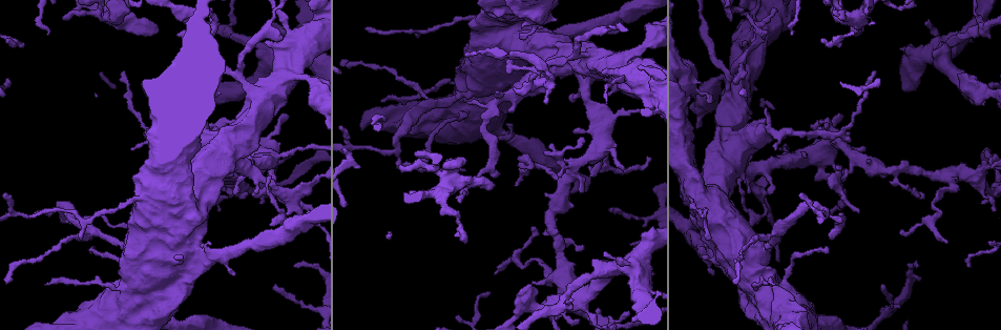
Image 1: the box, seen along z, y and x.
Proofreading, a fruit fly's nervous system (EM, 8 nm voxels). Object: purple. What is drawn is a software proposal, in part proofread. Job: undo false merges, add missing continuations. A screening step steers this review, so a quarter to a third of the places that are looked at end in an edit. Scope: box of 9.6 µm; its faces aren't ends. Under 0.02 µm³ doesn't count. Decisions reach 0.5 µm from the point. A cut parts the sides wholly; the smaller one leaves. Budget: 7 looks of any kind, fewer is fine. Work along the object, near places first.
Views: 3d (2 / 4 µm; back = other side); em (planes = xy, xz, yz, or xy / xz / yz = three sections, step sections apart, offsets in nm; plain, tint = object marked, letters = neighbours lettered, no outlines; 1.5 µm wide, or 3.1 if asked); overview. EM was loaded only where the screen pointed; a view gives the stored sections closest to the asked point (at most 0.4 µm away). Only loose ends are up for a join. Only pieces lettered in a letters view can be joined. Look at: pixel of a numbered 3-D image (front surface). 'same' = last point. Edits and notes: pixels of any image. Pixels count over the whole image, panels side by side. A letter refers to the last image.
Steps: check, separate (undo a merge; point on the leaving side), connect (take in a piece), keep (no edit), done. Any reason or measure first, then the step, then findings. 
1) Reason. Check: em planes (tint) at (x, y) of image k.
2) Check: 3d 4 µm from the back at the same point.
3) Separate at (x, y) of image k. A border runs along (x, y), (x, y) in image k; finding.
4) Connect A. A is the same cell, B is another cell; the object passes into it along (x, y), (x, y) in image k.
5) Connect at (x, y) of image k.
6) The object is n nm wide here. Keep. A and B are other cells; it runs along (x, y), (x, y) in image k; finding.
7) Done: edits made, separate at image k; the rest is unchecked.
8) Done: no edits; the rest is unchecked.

Tapers out. Check: em planes (plain) at (765, 109) of image 1.

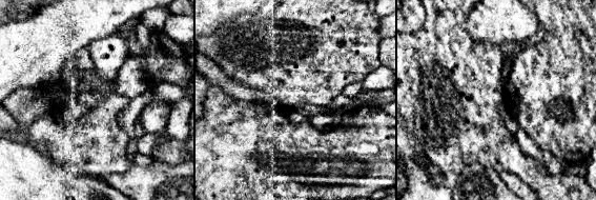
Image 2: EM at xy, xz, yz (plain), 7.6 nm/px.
See the neighbours. Check: em planes (letters) at the same point.

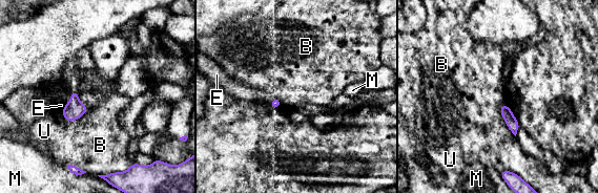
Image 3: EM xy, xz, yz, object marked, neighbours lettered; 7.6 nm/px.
Keep. B, E, M and U are other cells; a border runs along (79, 92), (87, 110), (69, 123) in image 3; no lettered piece goes on from it.

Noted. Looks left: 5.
An open end. Check: 3d 4 µm at (410, 191) of image 1.

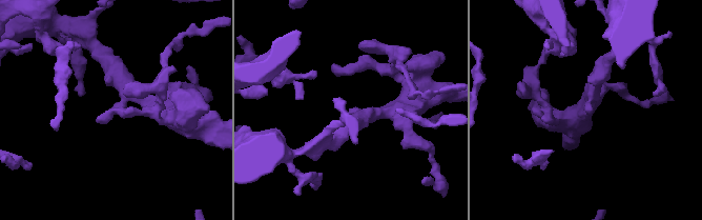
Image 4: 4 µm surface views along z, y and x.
The arms are 220, 300 nm wide; shape alone is not enough. Check: em planes (letters) at (351, 113) of image 4.

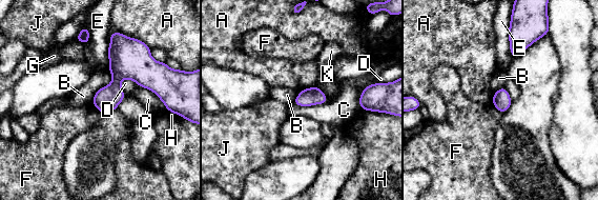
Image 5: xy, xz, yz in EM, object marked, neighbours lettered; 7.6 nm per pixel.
Keep. A, B, C, D, E, F, G, H, J and K are other cells; a border runs along (327, 101), (311, 105), (293, 104) in image 5; none of them fits.

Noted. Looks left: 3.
Calibre changes. Check: 3d 2 µm at (894, 171) of image 1.

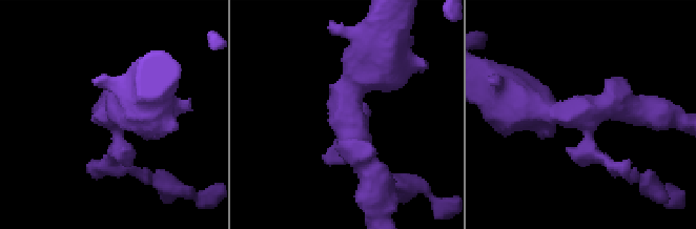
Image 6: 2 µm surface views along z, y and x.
Now the EM. Check: em xy step 4 (tint) at (588, 111) of image 6.

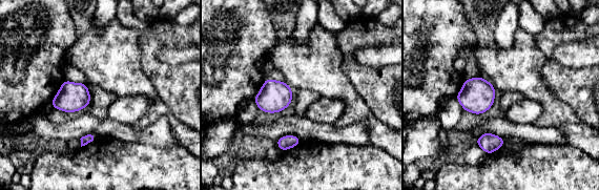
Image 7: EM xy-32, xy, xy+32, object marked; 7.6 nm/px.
Check: em planes (letters) at the same point.

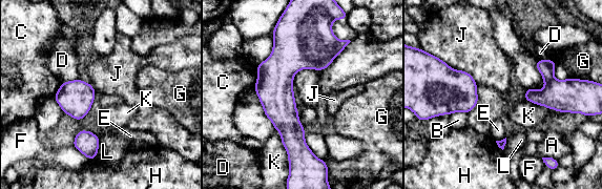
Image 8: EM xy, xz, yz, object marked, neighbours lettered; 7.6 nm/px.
The object is 260 nm wide here. Keep. A, B, C, D, E, F, G, H, J, K and L are other cells; it runs along (282, 42), (292, 166) in image 8; all the same cell.

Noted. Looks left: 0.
Done: no edits; the rest is unchecked.

